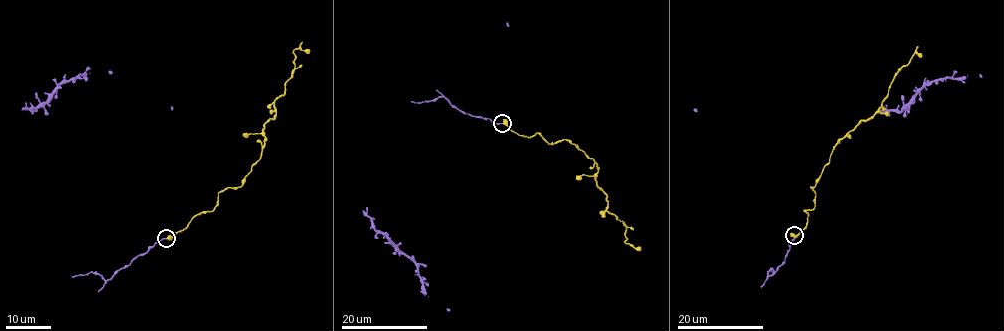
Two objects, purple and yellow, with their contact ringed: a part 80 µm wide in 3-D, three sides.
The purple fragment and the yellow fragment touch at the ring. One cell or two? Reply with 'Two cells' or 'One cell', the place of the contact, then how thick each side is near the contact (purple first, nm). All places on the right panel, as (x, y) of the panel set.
One cell. Place: (794, 235). Thickness 170 nm (purple) against 300 nm

